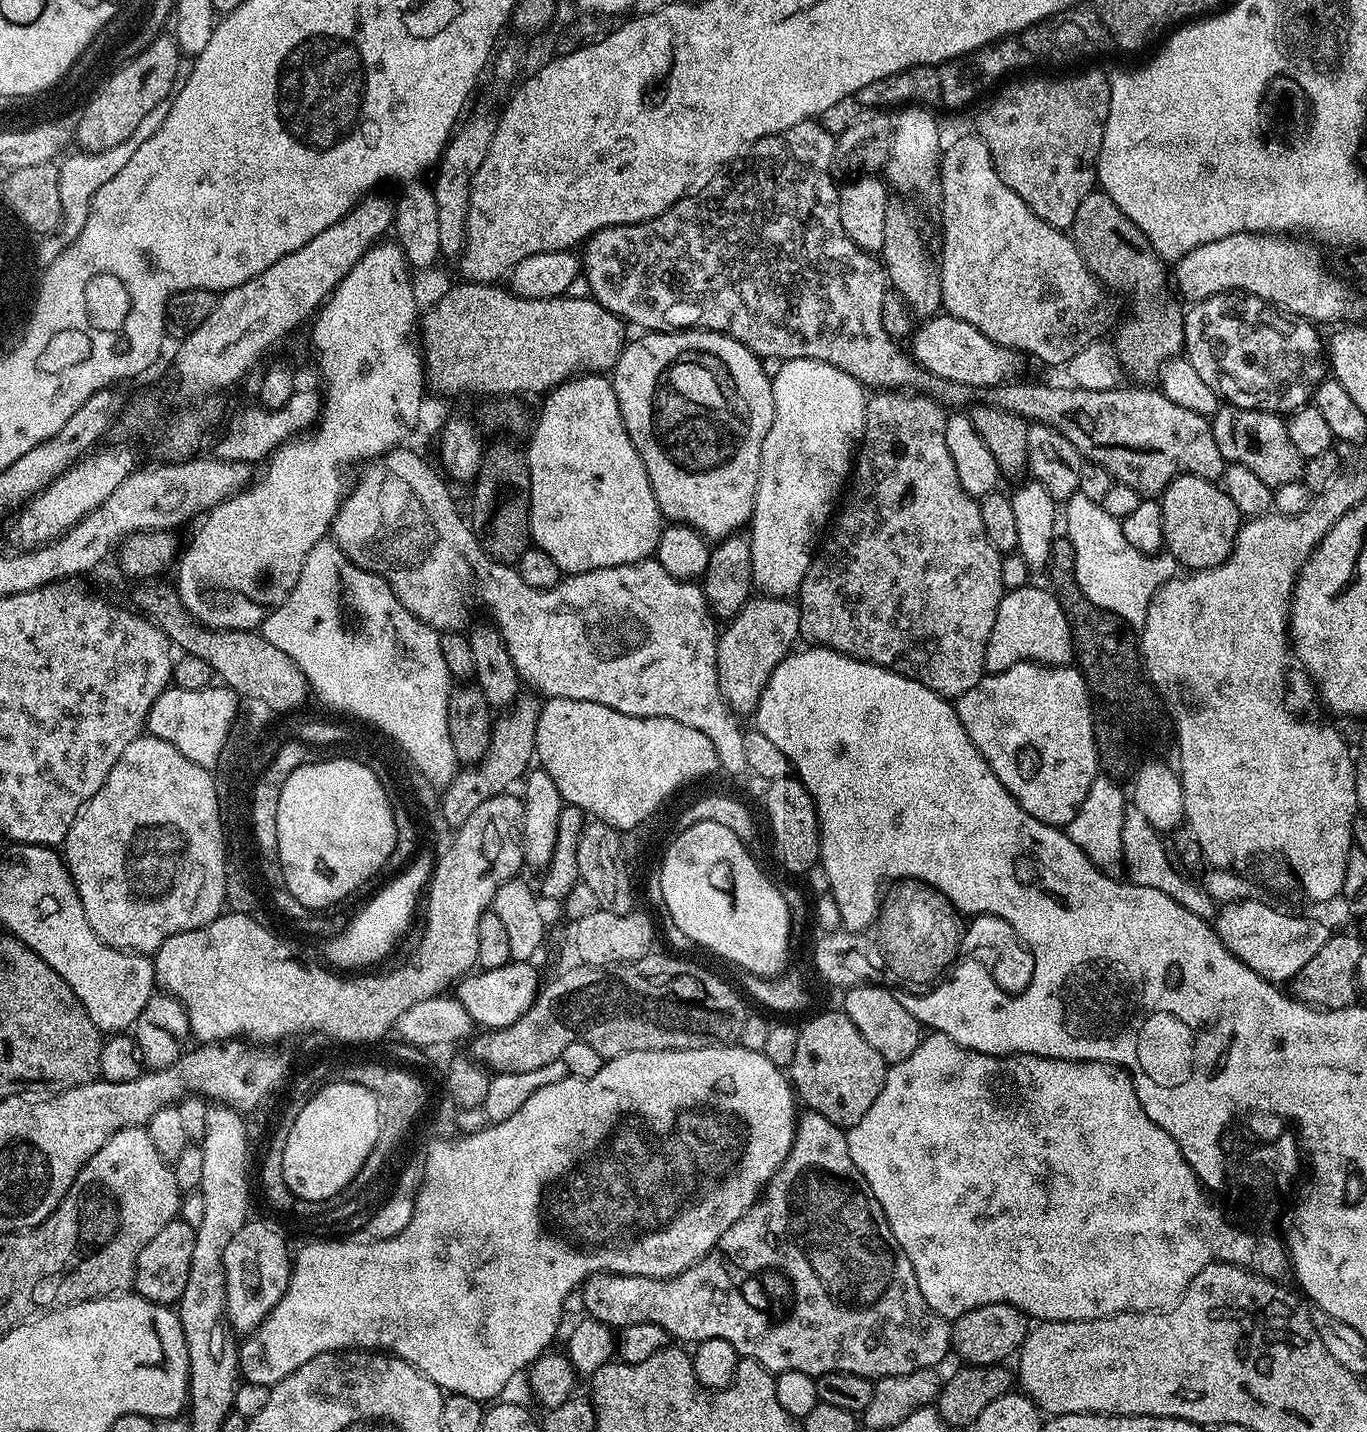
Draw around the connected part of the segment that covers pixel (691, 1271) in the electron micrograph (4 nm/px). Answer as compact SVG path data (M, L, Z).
M804 1110L799 1113L796 1121L796 1137L792 1143L790 1154L780 1164L780 1168L772 1176L772 1181L764 1187L760 1194L759 1200L753 1204L752 1209L746 1214L742 1214L742 1218L738 1218L738 1222L734 1222L734 1226L730 1226L730 1230L726 1230L726 1234L722 1234L722 1238L716 1244L708 1255L703 1256L694 1266L690 1266L680 1276L672 1276L669 1280L651 1280L645 1276L620 1276L616 1272L601 1272L593 1274L584 1281L582 1285L582 1293L584 1292L584 1308L589 1317L603 1324L607 1324L613 1330L619 1330L626 1326L634 1326L638 1322L654 1322L654 1326L662 1326L662 1330L666 1330L669 1337L676 1342L684 1342L680 1340L692 1340L691 1342L699 1342L709 1340L710 1338L722 1338L726 1342L730 1342L730 1346L734 1346L734 1350L740 1353L741 1357L749 1360L757 1360L767 1372L778 1373L786 1370L802 1370L802 1374L810 1374L817 1377L822 1374L830 1374L831 1372L845 1372L846 1374L858 1374L865 1376L867 1380L873 1382L882 1376L893 1376L894 1374L910 1374L914 1370L922 1370L923 1368L935 1369L936 1364L943 1362L947 1356L950 1356L952 1346L952 1324L943 1316L939 1316L935 1310L926 1302L926 1298L922 1298L922 1290L918 1290L918 1278L914 1278L914 1266L910 1266L910 1258L906 1258L906 1254L902 1250L902 1246L898 1246L898 1242L894 1238L894 1234L890 1230L890 1226L886 1222L886 1214L882 1210L882 1206L878 1206L878 1198L874 1198L874 1194L870 1190L870 1186L862 1178L862 1174L858 1170L858 1166L854 1166L854 1158L850 1158L850 1146L848 1145L848 1137L845 1129L839 1128L834 1122L830 1122L826 1118L822 1118L822 1114L811 1110Z

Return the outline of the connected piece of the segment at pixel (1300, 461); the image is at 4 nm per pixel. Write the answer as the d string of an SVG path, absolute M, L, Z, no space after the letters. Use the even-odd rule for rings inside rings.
M1221 406L1210 423L1214 442L1218 442L1224 461L1246 467L1271 490L1280 489L1303 477L1305 459L1298 454L1294 442L1290 442L1287 423L1277 413Z

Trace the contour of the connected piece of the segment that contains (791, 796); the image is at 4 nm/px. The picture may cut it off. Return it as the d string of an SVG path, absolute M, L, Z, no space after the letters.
M792 774L771 781L767 788L764 804L768 807L768 824L772 827L776 856L786 871L807 874L820 858L820 823L812 795L805 790L803 782Z

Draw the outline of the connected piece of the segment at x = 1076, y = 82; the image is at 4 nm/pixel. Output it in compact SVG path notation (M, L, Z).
M1080 72L1061 80L1020 80L1006 85L980 116L978 135L990 150L998 178L1002 178L1042 222L1055 228L1071 229L1082 198L1086 198L1097 183L1096 159L1106 130L1106 114L1110 114L1108 82L1109 77L1100 72Z

